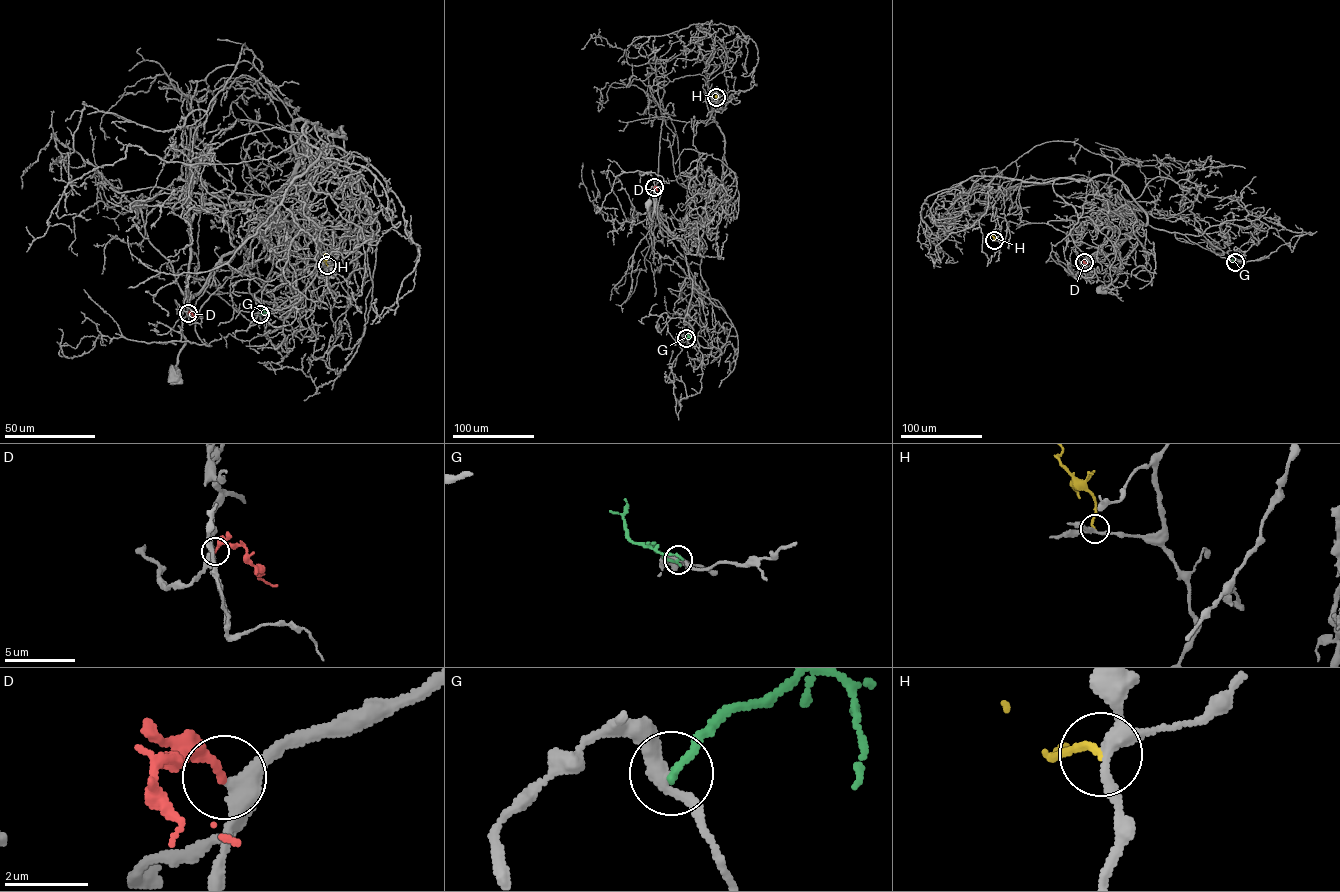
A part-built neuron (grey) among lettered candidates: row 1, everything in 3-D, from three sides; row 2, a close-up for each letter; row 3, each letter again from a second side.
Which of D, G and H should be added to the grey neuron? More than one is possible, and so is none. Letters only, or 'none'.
D

